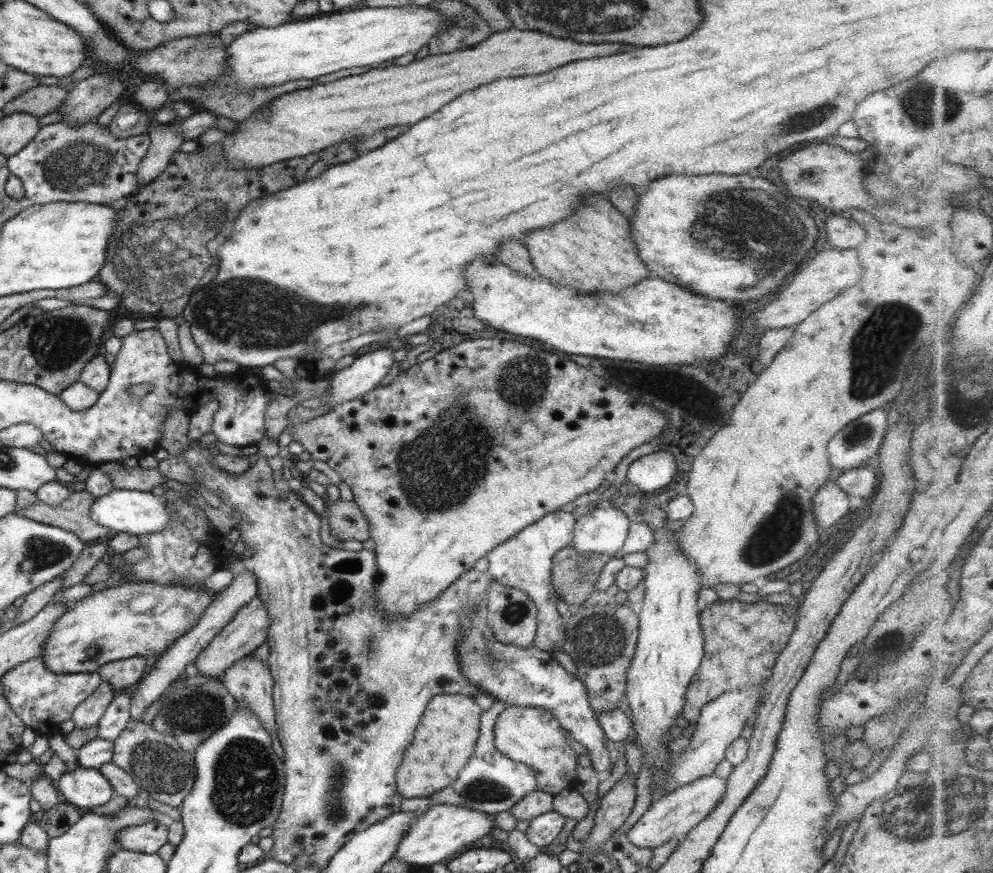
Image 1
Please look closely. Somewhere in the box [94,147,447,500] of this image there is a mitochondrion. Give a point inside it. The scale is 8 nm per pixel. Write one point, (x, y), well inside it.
(159, 256)

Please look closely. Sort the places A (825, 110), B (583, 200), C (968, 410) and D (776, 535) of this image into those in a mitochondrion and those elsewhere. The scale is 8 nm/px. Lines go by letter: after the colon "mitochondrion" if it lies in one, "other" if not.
A: mitochondrion
B: other
C: mitochondrion
D: mitochondrion

